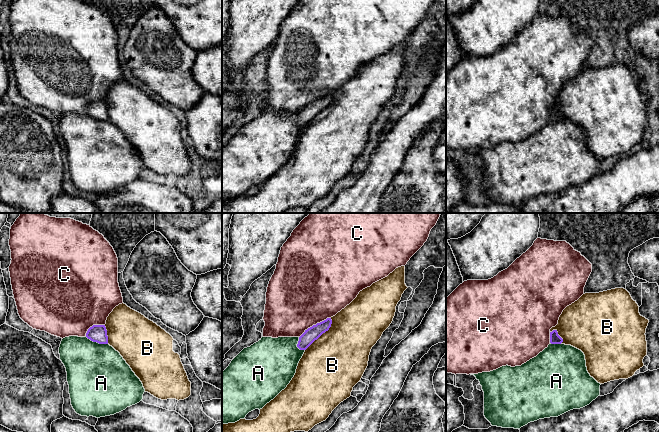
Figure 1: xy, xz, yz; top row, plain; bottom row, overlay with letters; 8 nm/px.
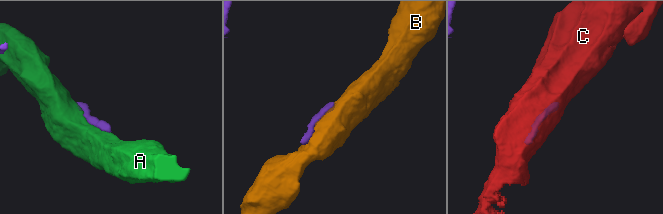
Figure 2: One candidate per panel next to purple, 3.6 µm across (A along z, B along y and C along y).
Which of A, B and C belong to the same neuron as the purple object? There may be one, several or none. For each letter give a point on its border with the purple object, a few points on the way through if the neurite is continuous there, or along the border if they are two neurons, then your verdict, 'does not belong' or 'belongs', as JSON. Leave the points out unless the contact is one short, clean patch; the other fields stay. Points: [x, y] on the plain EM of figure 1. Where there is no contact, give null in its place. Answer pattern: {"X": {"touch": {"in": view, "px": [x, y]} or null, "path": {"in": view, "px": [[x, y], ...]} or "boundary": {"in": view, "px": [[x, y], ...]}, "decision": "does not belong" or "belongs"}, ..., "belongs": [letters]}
{"A": {"touch": {"in": "xy", "px": [97, 118]}, "decision": "does not belong"}, "B": {"touch": {"in": "xz", "px": [322, 109]}, "decision": "does not belong"}, "C": {"touch": {"in": "xz", "px": [314, 101]}, "decision": "does not belong"}, "belongs": []}

